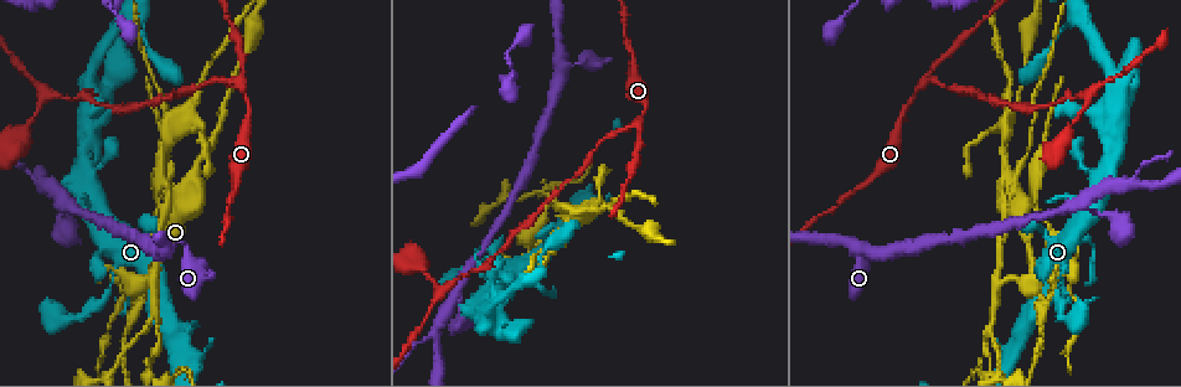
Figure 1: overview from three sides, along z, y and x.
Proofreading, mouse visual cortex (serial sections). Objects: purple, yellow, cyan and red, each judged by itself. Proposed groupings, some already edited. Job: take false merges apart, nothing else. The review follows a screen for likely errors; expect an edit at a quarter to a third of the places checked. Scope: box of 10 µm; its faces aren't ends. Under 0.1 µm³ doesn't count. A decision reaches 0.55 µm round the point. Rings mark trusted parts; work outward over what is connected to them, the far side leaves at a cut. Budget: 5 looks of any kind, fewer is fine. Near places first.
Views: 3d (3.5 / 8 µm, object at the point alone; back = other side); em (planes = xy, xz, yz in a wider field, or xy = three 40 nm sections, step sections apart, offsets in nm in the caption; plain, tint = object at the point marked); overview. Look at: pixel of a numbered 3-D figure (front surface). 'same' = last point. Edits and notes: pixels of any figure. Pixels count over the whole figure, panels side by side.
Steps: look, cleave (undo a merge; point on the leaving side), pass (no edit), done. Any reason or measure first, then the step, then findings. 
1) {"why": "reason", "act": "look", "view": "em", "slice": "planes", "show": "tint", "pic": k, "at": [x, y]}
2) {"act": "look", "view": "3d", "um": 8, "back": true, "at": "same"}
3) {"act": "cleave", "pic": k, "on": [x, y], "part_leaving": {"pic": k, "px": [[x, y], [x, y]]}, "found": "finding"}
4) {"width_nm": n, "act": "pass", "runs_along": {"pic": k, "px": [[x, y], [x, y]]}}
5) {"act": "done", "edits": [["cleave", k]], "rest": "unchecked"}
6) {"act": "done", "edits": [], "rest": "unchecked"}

{"why": "side arm on a straight run", "act": "look", "view": "3d", "um": 8, "pic": 1, "at": [920, 90]}

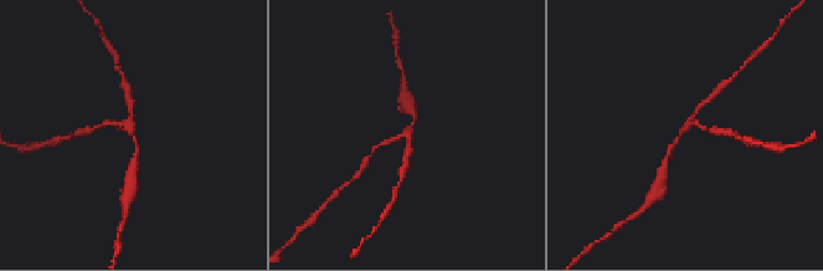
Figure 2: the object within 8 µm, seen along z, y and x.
{"why": "zoom in", "act": "look", "view": "3d", "um": 3.5, "at": "same"}

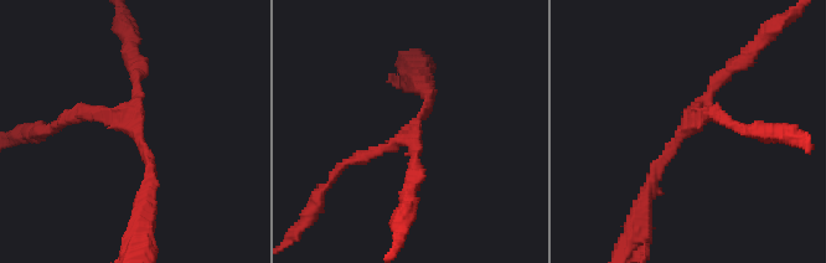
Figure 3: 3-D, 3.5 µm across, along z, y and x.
{"arms": 3, "arm_widths_nm": [150, 150, 200], "act": "look", "view": "em", "slice": "planes", "show": "tint", "pic": 3, "at": [687, 126]}

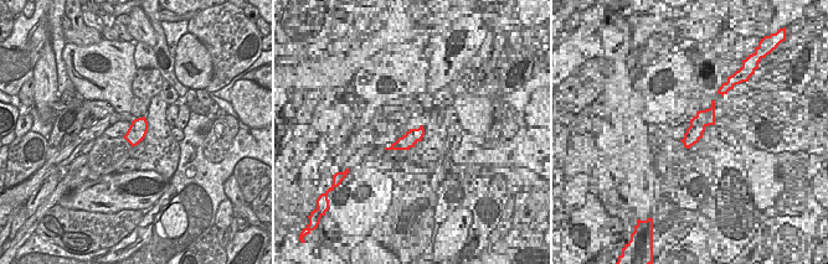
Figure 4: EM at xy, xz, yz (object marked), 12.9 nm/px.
{"act": "pass", "runs_along": {"pic": 3, "px": [[644, 196], [682, 132], [721, 115]]}, "found": "one cell here"}

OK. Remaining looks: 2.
{"why": "three-way junction", "act": "look", "view": "3d", "um": 3.5, "pic": 1, "at": [38, 183]}

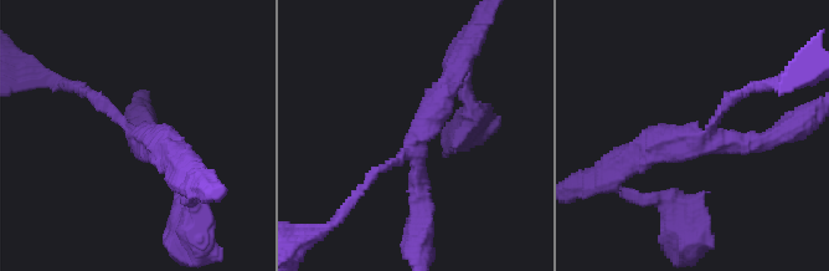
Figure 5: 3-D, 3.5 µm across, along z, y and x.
{"arms": 3, "arm_widths_nm": [150, 250, 300], "act": "pass", "runs_along": {"pic": 5, "px": [[447, 86], [417, 133], [417, 235]]}, "found": "continuous, no second cell"}

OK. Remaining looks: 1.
{"act": "done", "edits": [], "rest": "unchecked"}

